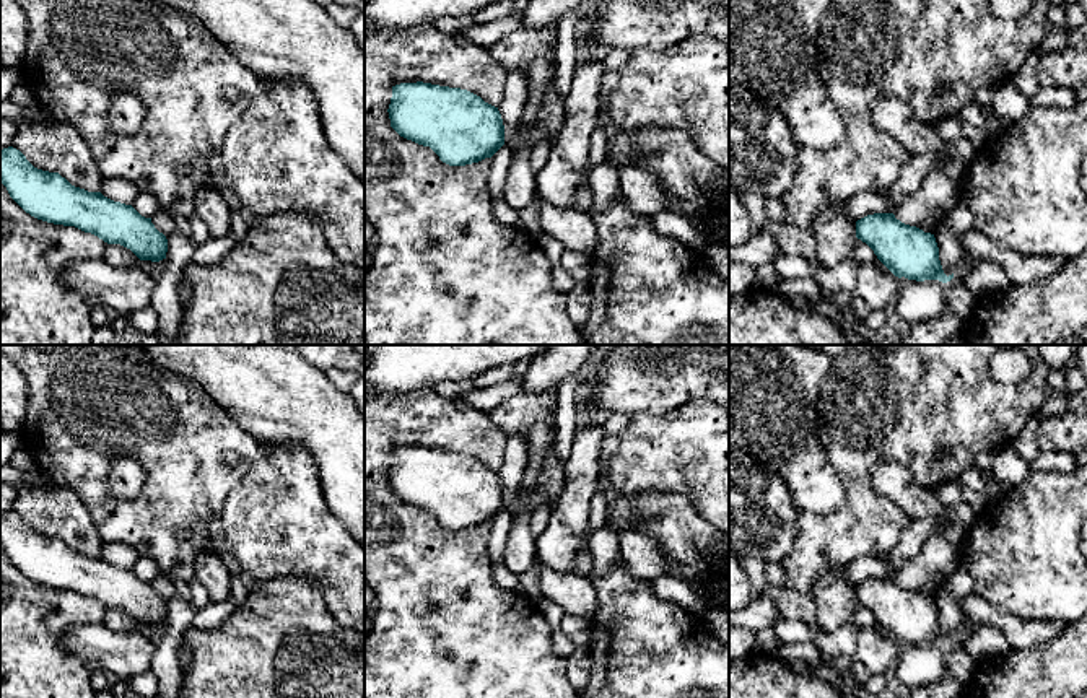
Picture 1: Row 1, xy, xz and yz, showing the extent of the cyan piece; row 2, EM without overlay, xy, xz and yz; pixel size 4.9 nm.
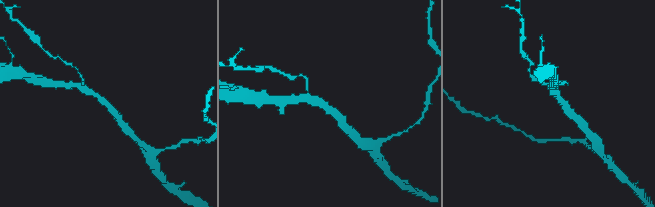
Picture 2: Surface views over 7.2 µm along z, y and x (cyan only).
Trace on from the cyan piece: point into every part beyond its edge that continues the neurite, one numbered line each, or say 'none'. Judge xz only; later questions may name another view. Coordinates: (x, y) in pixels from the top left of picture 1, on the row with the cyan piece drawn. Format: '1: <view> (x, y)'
1: xz (516, 93)

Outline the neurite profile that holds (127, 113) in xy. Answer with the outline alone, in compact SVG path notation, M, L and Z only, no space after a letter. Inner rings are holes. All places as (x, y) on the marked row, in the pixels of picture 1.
M130 93L117 94L111 103L111 132L116 135L133 135L142 127L145 114L145 106L137 96Z

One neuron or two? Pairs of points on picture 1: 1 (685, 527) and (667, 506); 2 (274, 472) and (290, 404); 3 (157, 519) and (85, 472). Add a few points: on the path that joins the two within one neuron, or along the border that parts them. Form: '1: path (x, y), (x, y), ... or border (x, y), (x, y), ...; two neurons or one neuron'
1: path (681, 523), (669, 511); one neuron
2: border (269, 444), (300, 443), (308, 449), (314, 462); two neurons
3: path (137, 519), (126, 519), (98, 492); one neuron

